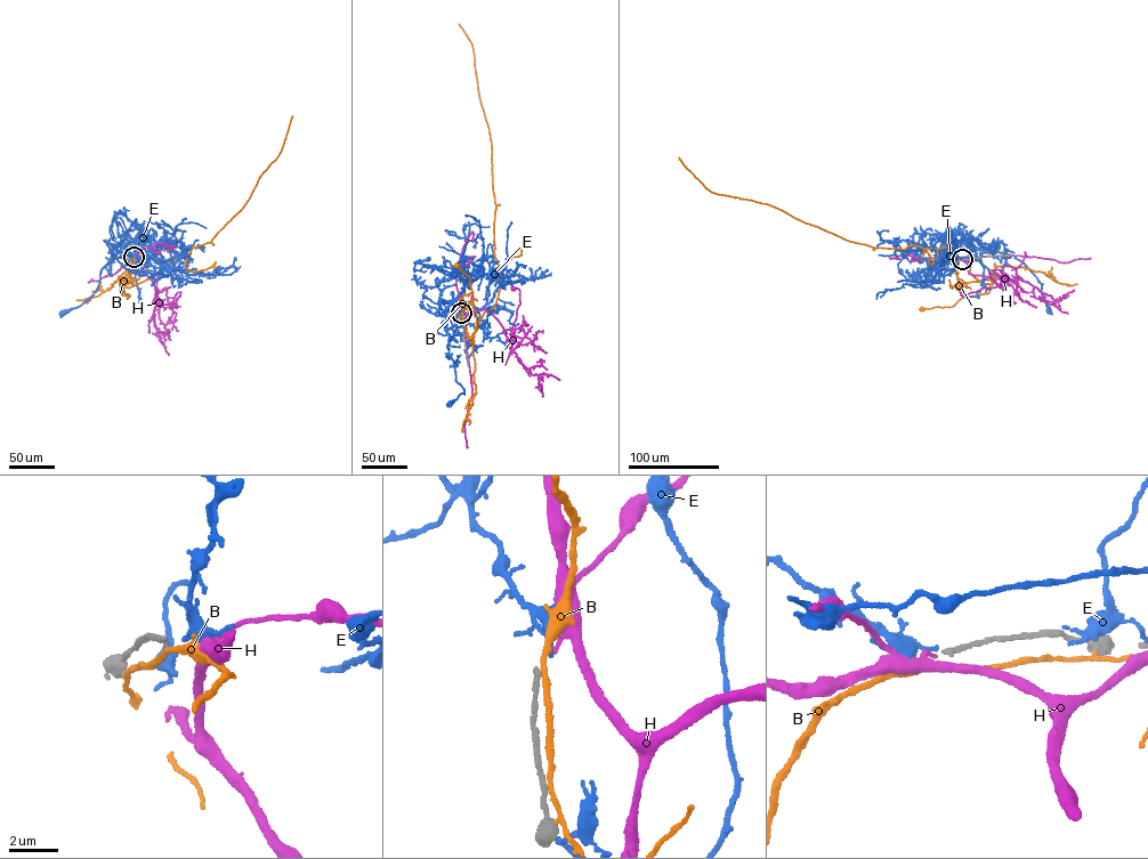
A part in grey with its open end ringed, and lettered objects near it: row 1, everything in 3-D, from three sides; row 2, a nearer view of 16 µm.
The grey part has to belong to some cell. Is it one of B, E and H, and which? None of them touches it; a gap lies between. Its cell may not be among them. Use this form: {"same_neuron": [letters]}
{"same_neuron": []}

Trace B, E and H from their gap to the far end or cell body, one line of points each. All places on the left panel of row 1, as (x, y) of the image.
B: (134, 257), (132, 265), (118, 276), (121, 294), (128, 293), (127, 299), (130, 296), (121, 290)
E: (135, 257), (138, 245), (113, 248), (94, 293), (64, 313)
H: (135, 257), (152, 280), (155, 301), (176, 307), (170, 304)

